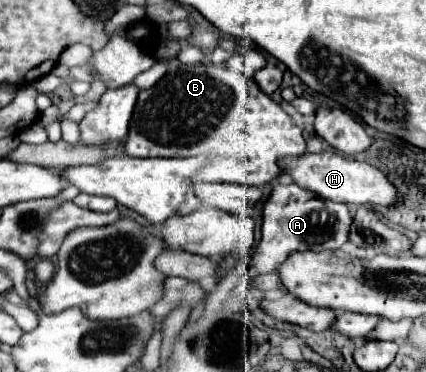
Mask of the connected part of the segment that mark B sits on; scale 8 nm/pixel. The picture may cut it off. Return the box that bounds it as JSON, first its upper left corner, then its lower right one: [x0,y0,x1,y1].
[123,64,305,186]

